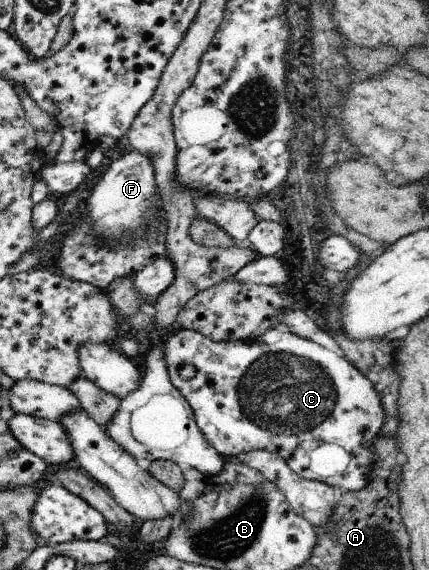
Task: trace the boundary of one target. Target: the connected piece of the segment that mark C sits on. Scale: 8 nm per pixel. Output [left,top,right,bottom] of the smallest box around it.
[162,328,384,490]

